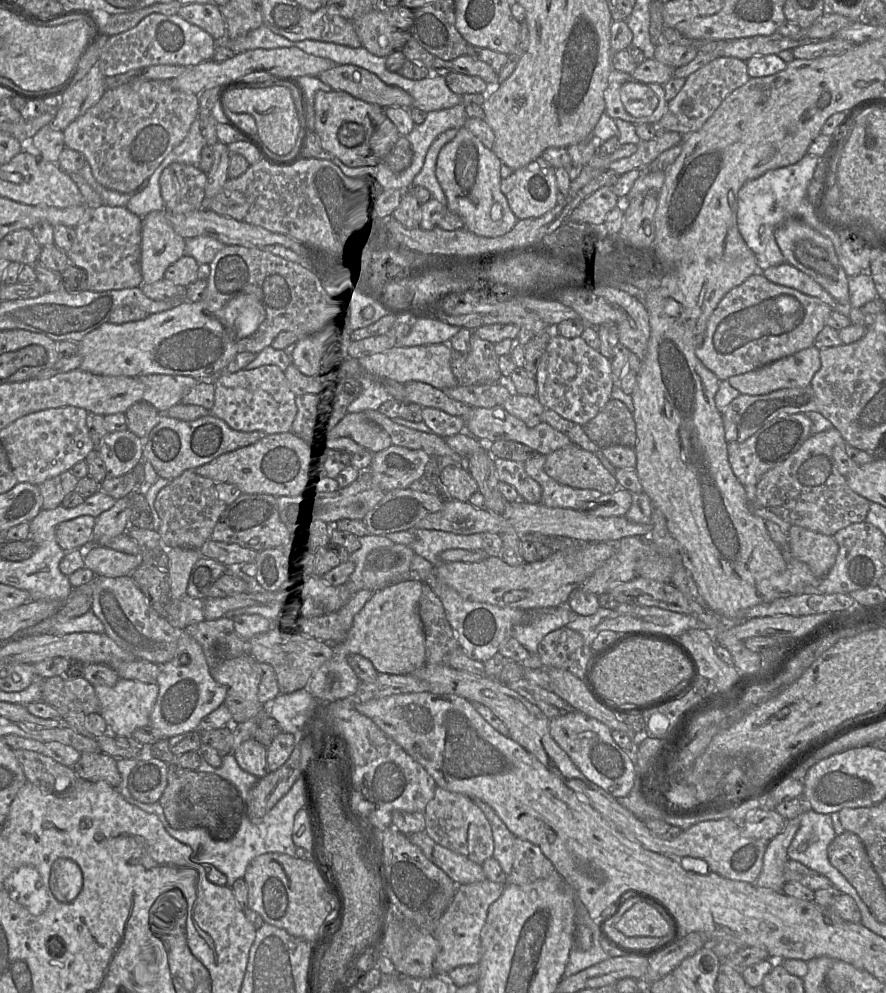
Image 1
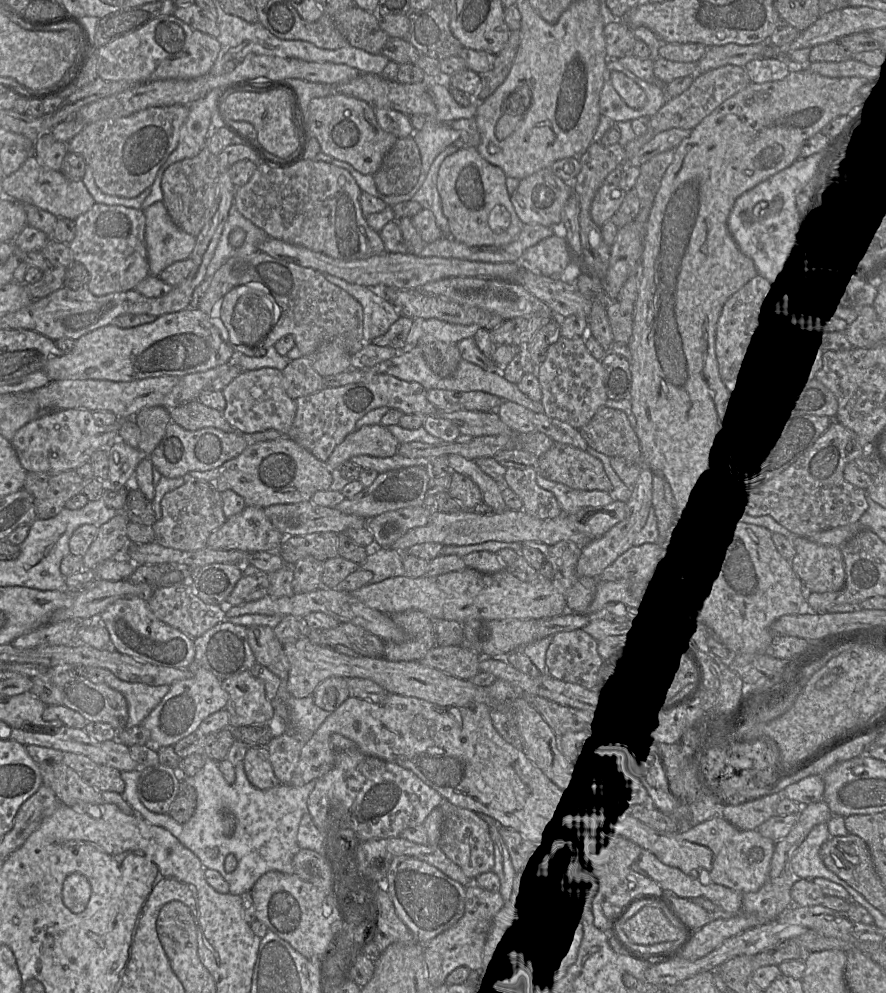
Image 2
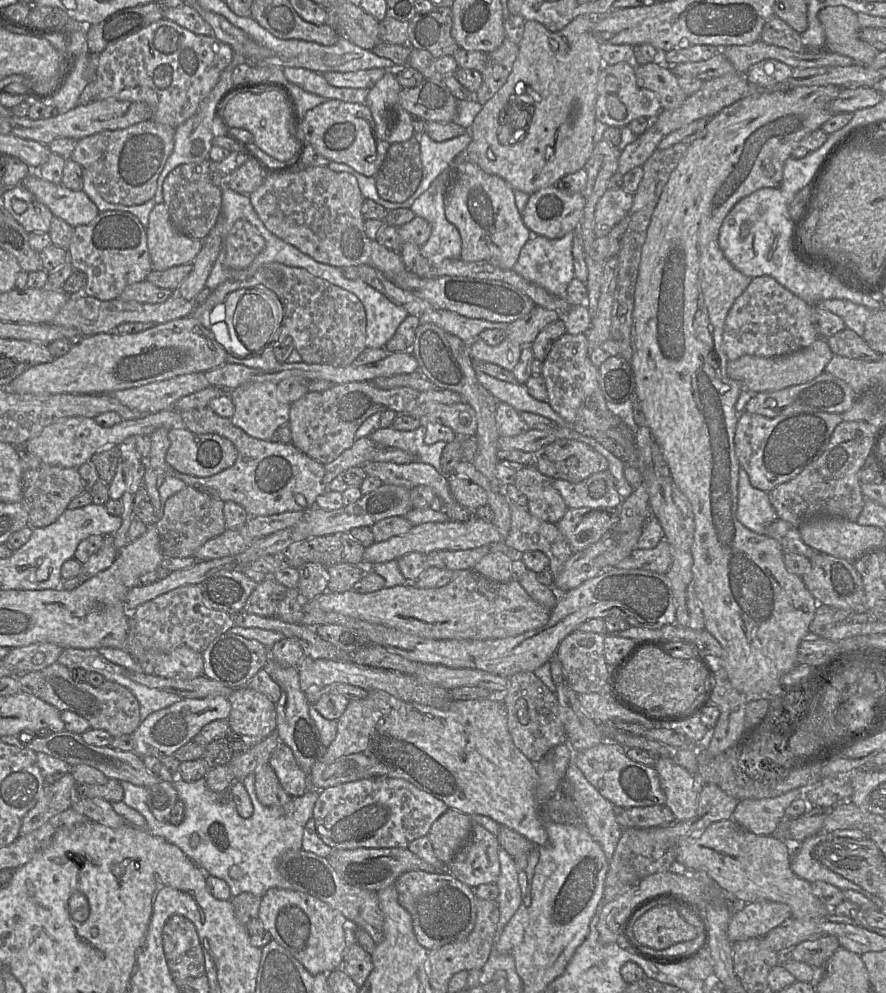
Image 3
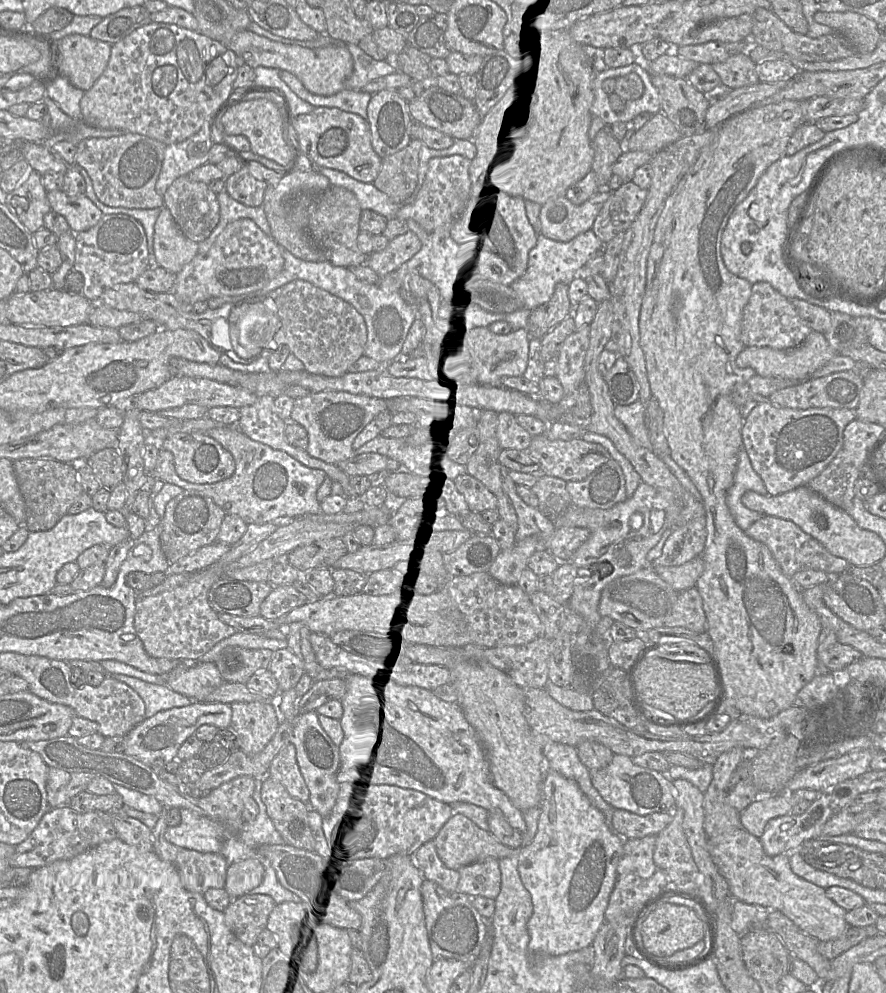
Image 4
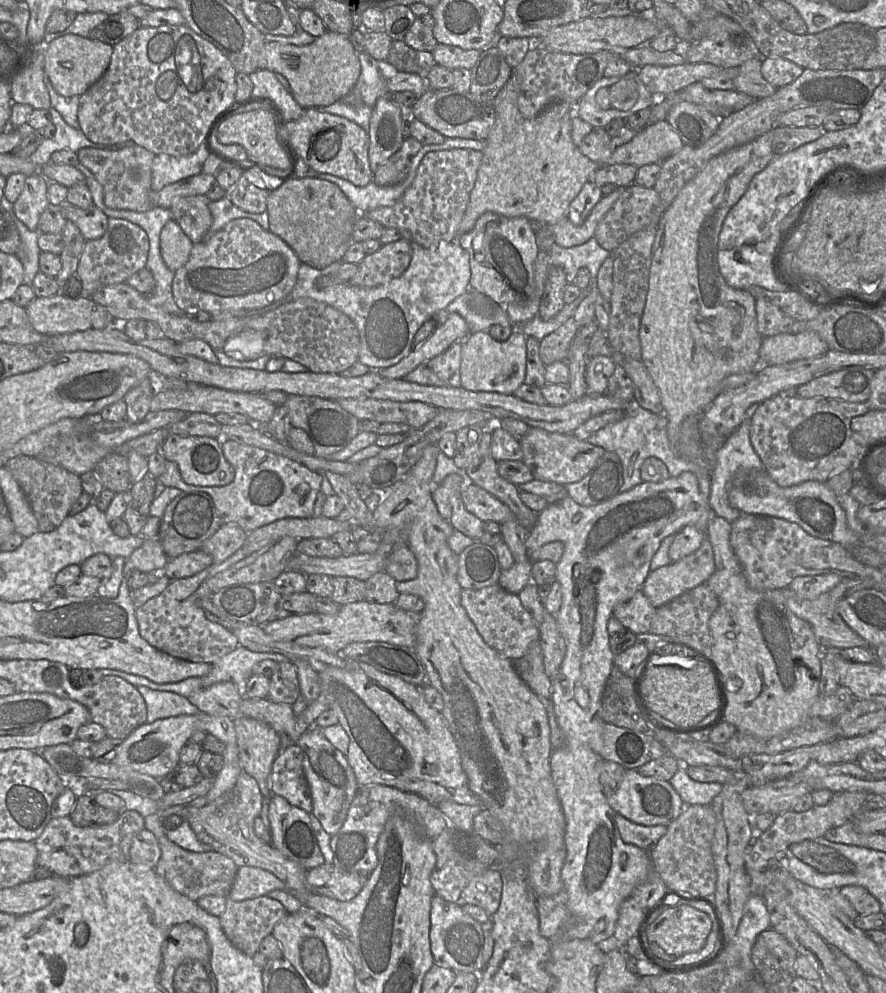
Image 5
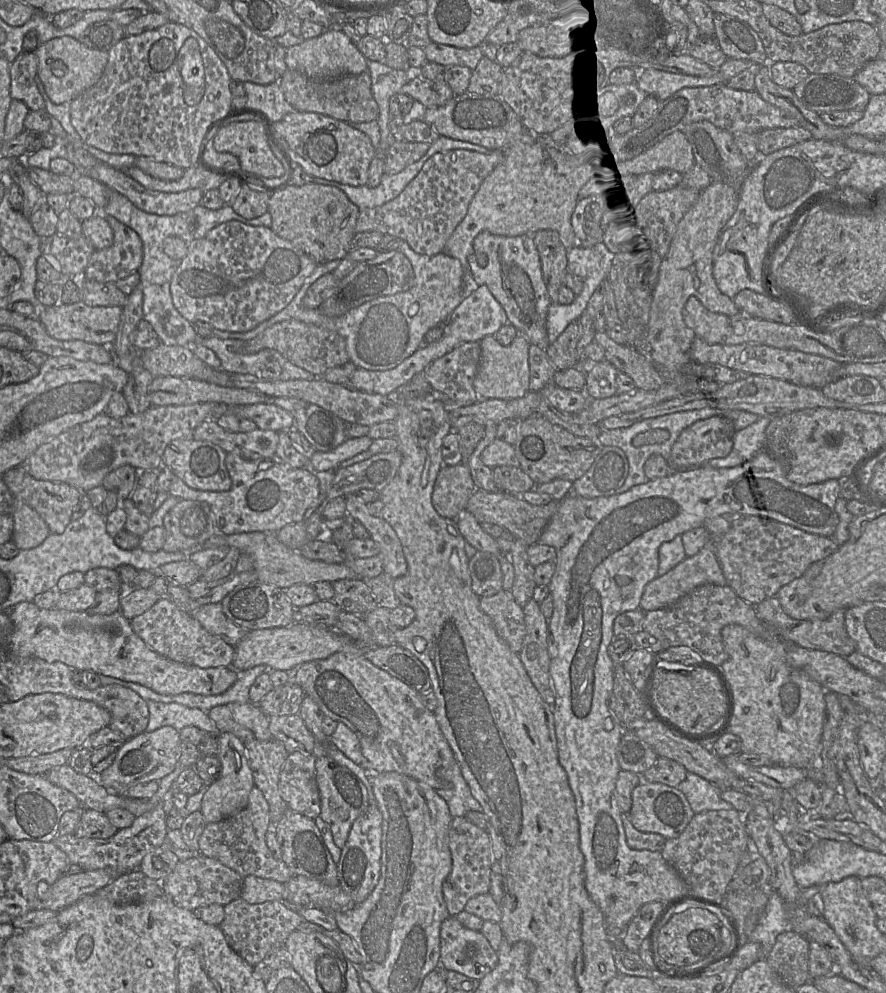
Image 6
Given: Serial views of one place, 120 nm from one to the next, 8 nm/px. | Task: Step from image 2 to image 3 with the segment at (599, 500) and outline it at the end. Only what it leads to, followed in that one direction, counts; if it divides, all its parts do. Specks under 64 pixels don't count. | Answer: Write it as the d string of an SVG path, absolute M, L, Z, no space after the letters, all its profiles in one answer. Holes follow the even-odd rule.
M608 469L594 473L576 484L553 480L553 486L562 496L568 509L617 509L624 500L619 496L614 477Z

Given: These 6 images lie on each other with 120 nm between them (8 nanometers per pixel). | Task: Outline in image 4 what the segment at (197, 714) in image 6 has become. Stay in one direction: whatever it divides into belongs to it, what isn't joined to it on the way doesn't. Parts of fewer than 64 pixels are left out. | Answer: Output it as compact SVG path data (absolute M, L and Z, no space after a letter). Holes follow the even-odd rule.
M106 674L114 677L118 681L121 681L127 684L129 687L134 689L142 698L145 704L145 717L150 718L155 715L157 712L176 708L176 707L183 707L188 706L194 702L193 699L190 699L180 693L173 691L165 684L154 684L150 682L146 682L139 678L123 675L123 674Z

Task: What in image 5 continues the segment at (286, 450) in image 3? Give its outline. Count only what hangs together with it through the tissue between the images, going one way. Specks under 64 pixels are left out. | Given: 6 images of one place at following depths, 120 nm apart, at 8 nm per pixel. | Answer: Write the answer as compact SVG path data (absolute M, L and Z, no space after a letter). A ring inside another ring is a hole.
M222 440L221 448L235 472L230 484L187 484L182 480L178 466L173 461L166 462L165 470L157 481L164 487L177 488L181 492L208 494L222 523L235 523L247 533L283 518L313 517L315 501L321 490L322 475L281 455L233 440Z

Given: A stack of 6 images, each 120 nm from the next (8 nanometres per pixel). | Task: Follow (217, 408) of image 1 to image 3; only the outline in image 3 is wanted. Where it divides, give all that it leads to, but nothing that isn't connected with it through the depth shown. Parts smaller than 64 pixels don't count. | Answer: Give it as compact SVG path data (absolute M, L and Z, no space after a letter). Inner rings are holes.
M274 383L247 384L228 394L235 406L231 422L251 437L273 441L277 429L289 424L291 404L280 400Z

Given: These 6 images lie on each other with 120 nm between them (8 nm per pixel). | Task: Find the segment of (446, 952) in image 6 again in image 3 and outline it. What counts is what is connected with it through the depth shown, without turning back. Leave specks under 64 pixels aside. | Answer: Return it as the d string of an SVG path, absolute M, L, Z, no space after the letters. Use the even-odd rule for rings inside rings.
M409 871L396 881L399 903L411 914L417 941L428 951L464 940L473 931L477 917L474 889L449 872Z

